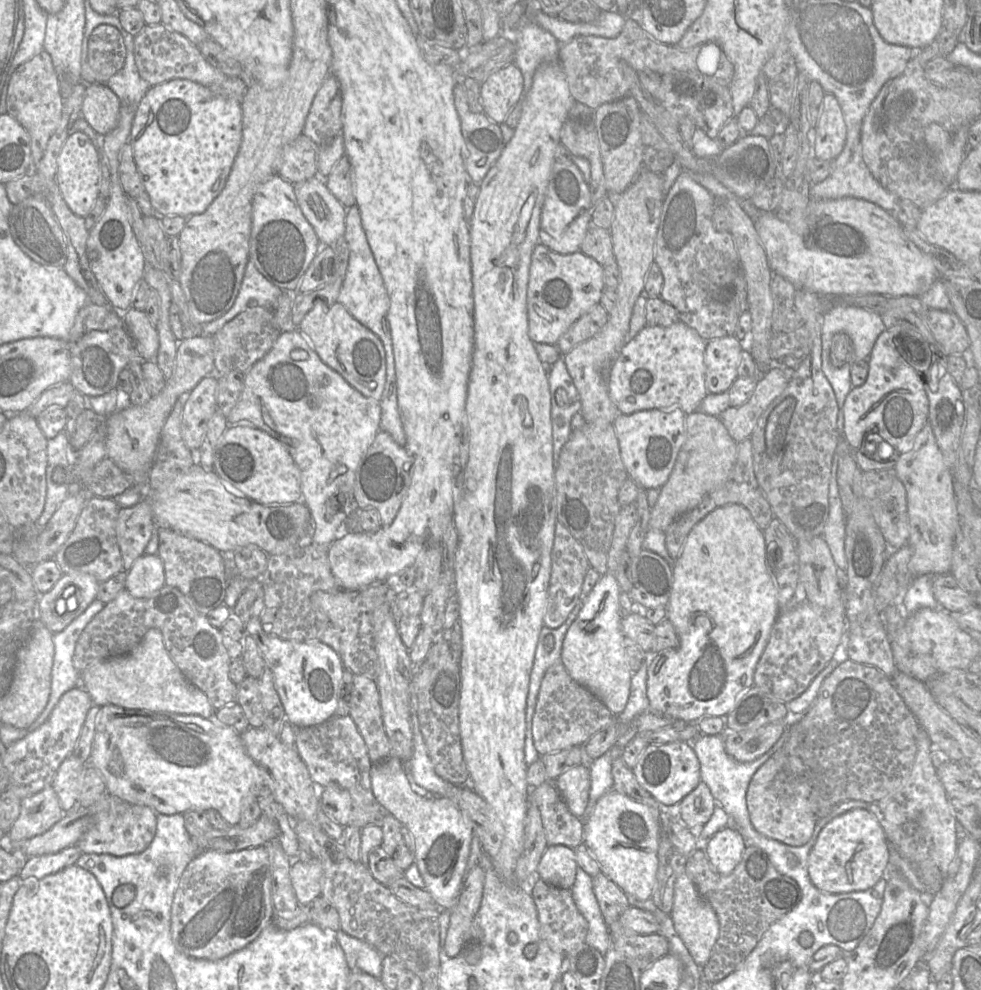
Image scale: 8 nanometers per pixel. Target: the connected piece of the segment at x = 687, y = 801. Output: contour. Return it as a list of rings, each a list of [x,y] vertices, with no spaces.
[[[700,781],[696,788],[679,802],[679,805],[680,821],[688,829],[691,829],[708,822],[716,805],[716,799],[709,787]]]

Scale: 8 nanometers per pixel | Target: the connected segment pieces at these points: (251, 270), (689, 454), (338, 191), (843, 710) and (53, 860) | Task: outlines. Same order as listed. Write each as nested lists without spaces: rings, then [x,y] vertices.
[[[248,261],[233,306],[221,317],[203,324],[201,336],[213,336],[226,323],[248,308],[273,307],[283,292],[268,281],[251,261]]]
[[[701,410],[685,417],[686,439],[659,498],[651,508],[649,527],[665,531],[682,514],[700,504],[708,493],[721,488],[729,479],[737,459],[738,444],[730,437],[719,417]]]
[[[343,156],[325,178],[325,184],[333,196],[345,207],[356,205],[352,168],[347,156]]]
[[[846,659],[825,678],[815,701],[804,715],[792,725],[789,737],[783,746],[753,775],[746,794],[747,807],[753,826],[764,836],[787,845],[802,846],[806,844],[813,835],[817,823],[819,800],[829,800],[834,806],[847,800],[860,800],[866,803],[872,803],[883,799],[891,793],[895,793],[906,783],[910,775],[917,752],[916,741],[919,730],[920,725],[916,717],[906,706],[890,678],[874,666],[860,664]]]
[[[73,845],[57,853],[28,857],[19,872],[21,884],[36,893],[39,888],[39,879],[76,864],[82,854],[80,848]]]

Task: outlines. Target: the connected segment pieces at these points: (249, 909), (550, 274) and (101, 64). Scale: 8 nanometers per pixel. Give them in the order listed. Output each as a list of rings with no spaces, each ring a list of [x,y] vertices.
[[[266,846],[239,851],[204,850],[181,875],[171,908],[170,936],[187,957],[218,961],[236,953],[273,924],[272,879]]]
[[[539,242],[532,253],[527,289],[528,335],[530,339],[534,343],[556,344],[577,319],[595,304],[600,303],[604,288],[603,266],[595,259],[580,251],[559,254]]]
[[[108,24],[97,26],[88,40],[87,60],[96,73],[96,83],[106,82],[125,63],[126,47],[119,30]]]

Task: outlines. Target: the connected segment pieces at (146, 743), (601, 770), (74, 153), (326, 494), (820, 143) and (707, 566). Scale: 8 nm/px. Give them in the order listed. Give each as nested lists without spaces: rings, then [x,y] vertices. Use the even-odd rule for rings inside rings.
[[[107,704],[100,708],[96,721],[95,735],[92,745],[90,760],[87,764],[95,767],[101,773],[106,784],[107,793],[118,797],[126,802],[137,805],[145,805],[153,809],[156,814],[172,815],[183,814],[187,811],[217,810],[220,815],[232,826],[240,821],[242,800],[248,795],[259,796],[259,791],[264,788],[261,772],[248,755],[242,742],[240,733],[234,729],[217,723],[213,718],[203,718],[198,715],[188,715],[170,712],[153,712],[144,709],[125,709],[123,707]]]
[[[616,742],[607,752],[589,764],[589,796],[584,813],[580,818],[583,824],[590,817],[599,798],[613,789],[613,777],[611,774],[612,761],[616,757],[621,756],[622,751],[623,749],[619,747]]]
[[[81,131],[69,134],[57,159],[55,178],[70,210],[77,216],[87,216],[100,195],[101,185],[99,150],[88,135]]]
[[[296,329],[290,332],[281,332],[270,351],[245,373],[245,381],[242,393],[226,420],[229,423],[235,423],[244,420],[250,421],[256,428],[268,433],[270,436],[276,438],[286,446],[288,452],[290,453],[292,459],[300,471],[302,492],[301,501],[307,506],[312,516],[311,542],[319,545],[329,546],[336,539],[336,532],[338,528],[345,522],[351,511],[356,508],[356,503],[353,496],[356,471],[361,459],[372,444],[377,433],[380,431],[380,417],[381,408],[379,401],[363,396],[360,392],[349,385],[349,383],[344,380],[339,373],[324,364],[307,338],[300,332],[300,330]],[[294,349],[306,351],[308,358],[306,360],[300,361],[293,360],[291,357],[291,352]],[[339,465],[344,465],[346,467],[346,472],[338,475]]]
[[[826,93],[816,126],[815,158],[826,161],[836,159],[844,149],[846,136],[847,127],[841,106],[833,94]]]
[[[738,504],[725,505],[716,508],[699,521],[689,532],[679,556],[672,567],[673,583],[669,602],[666,606],[667,619],[673,624],[680,644],[677,648],[670,648],[658,653],[645,654],[647,662],[647,697],[650,710],[687,723],[697,723],[704,716],[725,717],[735,708],[742,693],[754,685],[756,666],[768,644],[772,628],[780,614],[778,593],[775,582],[767,564],[767,554],[763,531],[754,522],[749,511]]]

